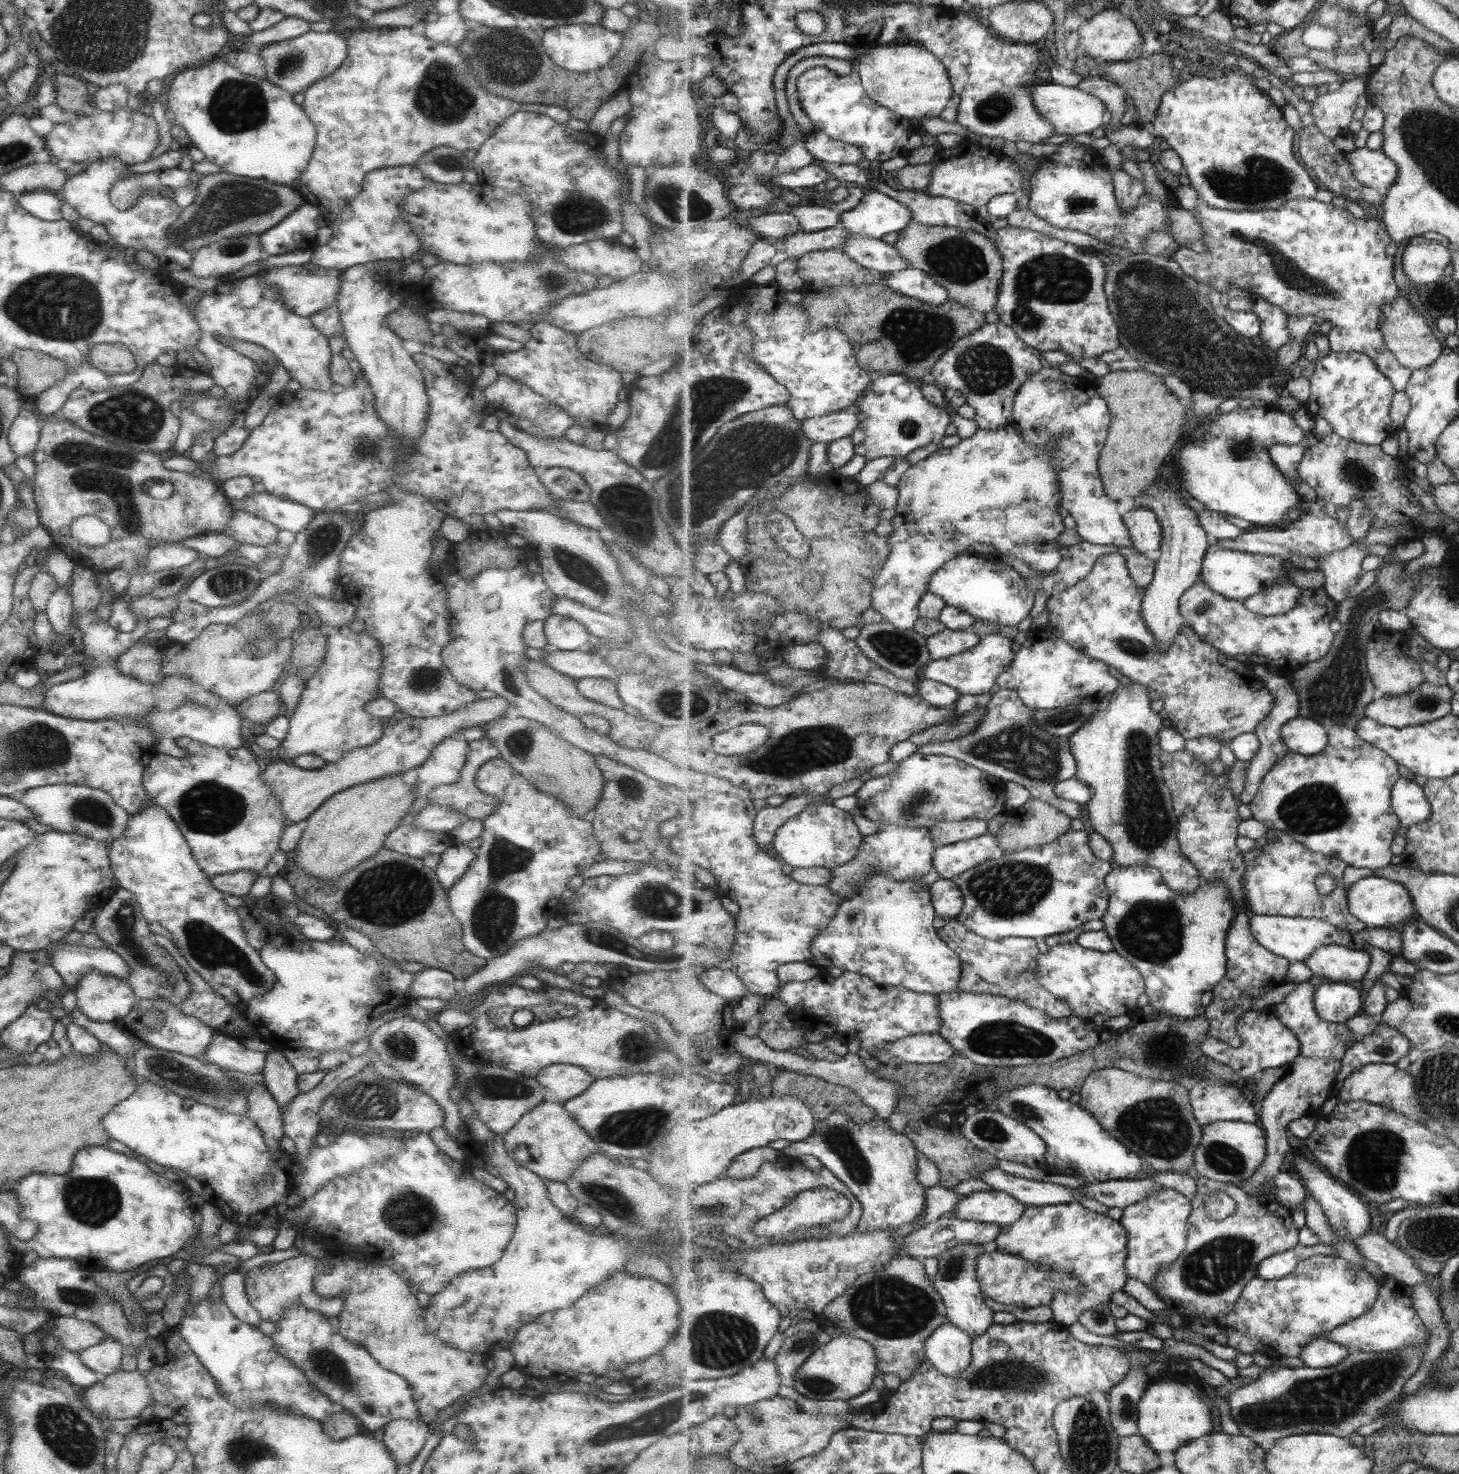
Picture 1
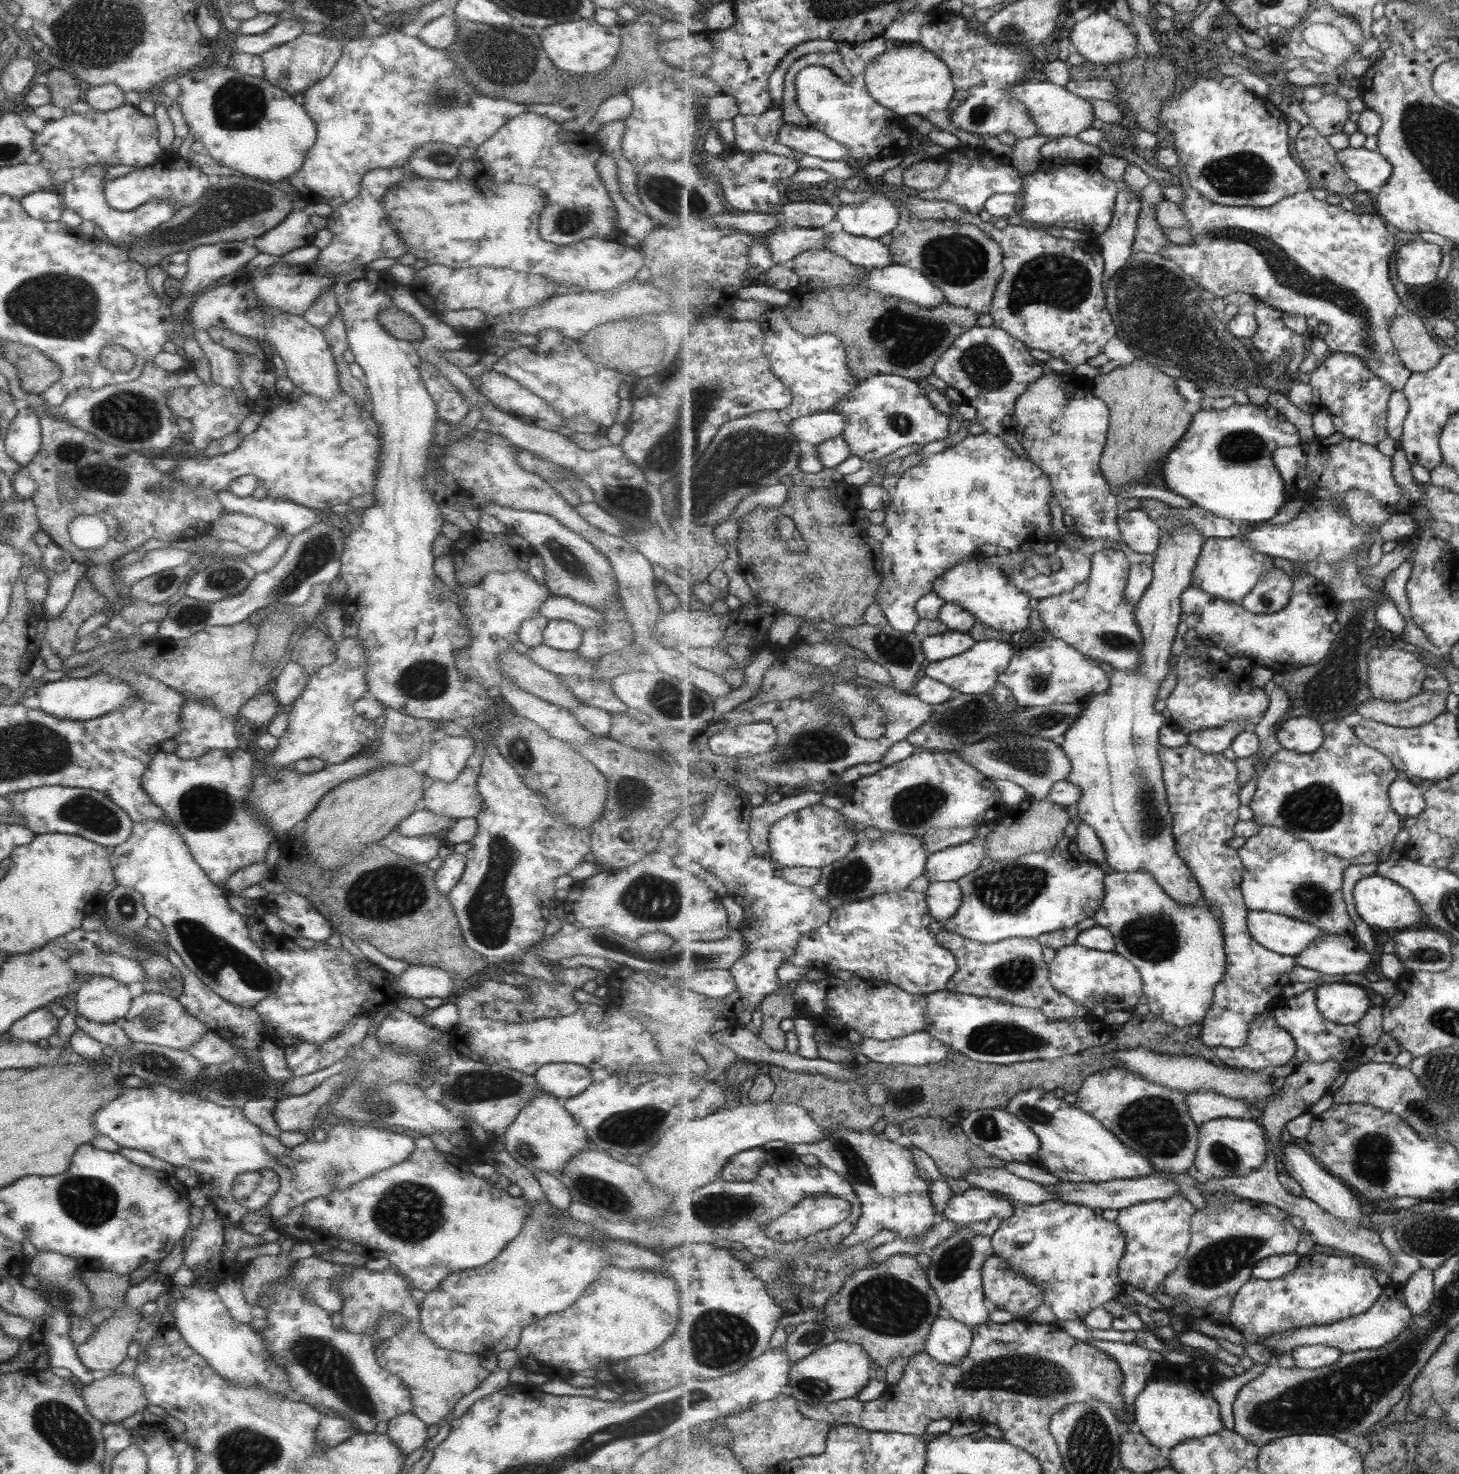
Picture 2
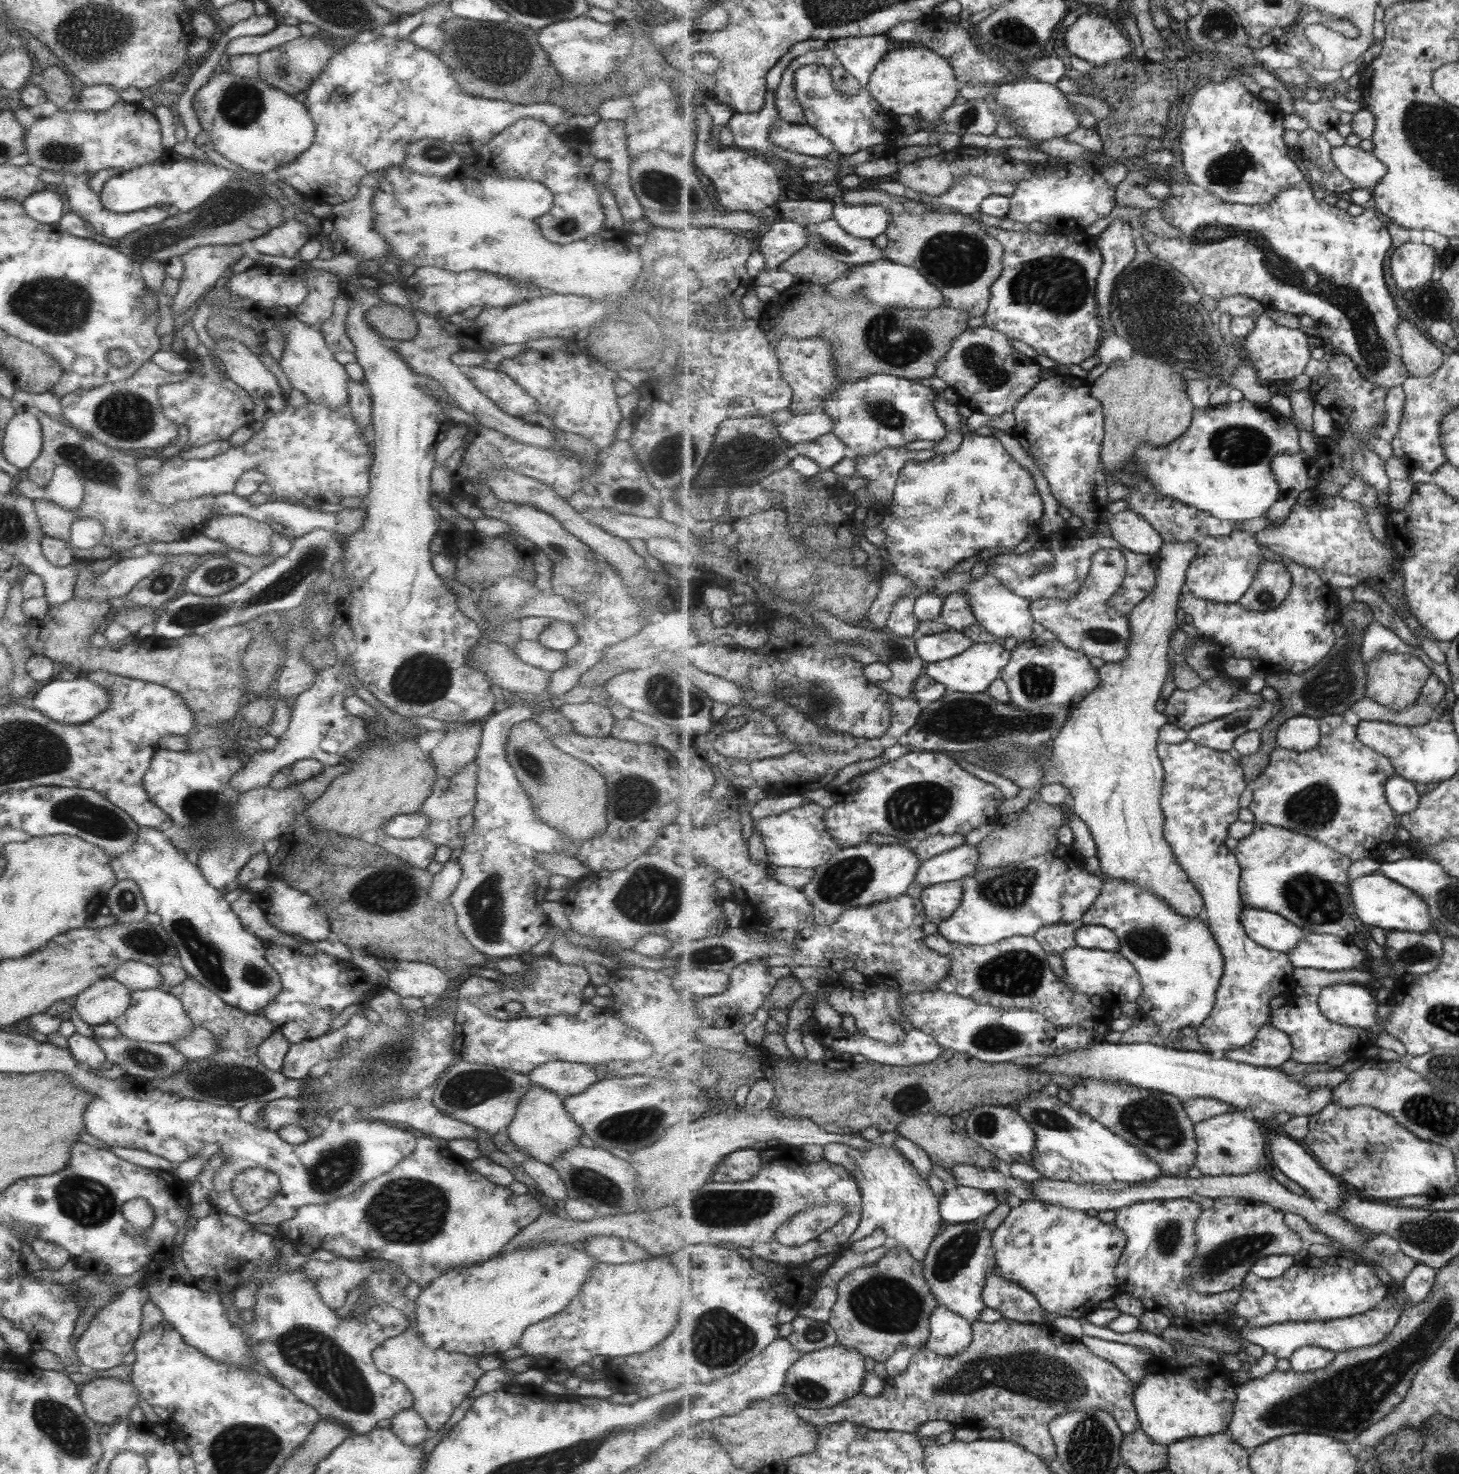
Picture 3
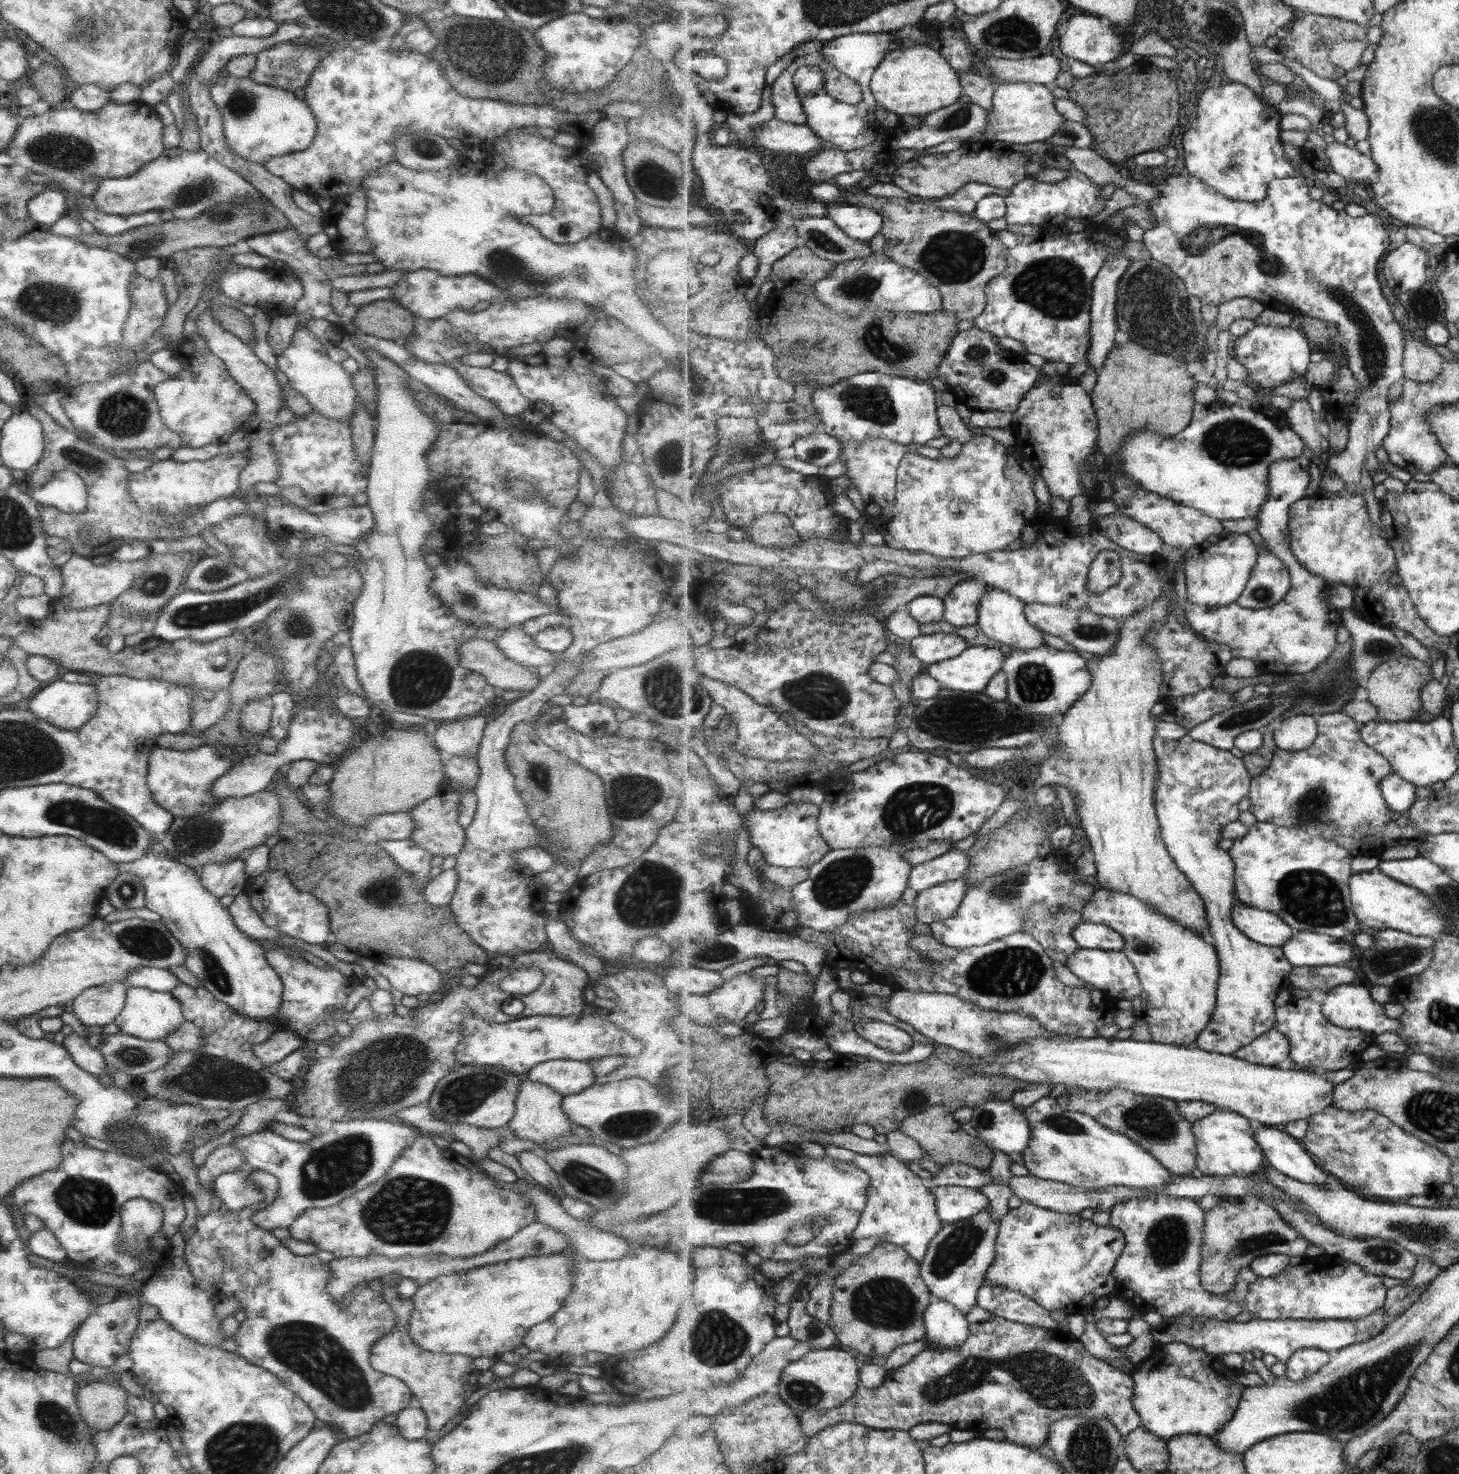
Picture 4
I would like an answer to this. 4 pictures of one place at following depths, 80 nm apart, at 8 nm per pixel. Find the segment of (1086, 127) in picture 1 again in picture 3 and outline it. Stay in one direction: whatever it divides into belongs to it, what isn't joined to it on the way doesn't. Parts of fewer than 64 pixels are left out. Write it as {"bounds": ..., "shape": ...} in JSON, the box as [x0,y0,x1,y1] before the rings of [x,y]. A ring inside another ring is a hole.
{"bounds":[996,79,1081,142],"shape":[[[1022,79],[999,85],[996,90],[998,103],[1012,112],[1012,120],[1015,122],[1013,128],[1019,137],[1045,142],[1051,138],[1065,137],[1081,128],[1077,116],[1069,107],[1065,92],[1055,84]]]}

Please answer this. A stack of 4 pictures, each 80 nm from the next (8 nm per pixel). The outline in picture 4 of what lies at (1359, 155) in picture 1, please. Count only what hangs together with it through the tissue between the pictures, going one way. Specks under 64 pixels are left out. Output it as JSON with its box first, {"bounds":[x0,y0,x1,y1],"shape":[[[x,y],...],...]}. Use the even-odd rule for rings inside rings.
{"bounds":[1326,141,1378,183],"shape":[[[1333,141],[1326,148],[1327,156],[1337,174],[1355,183],[1373,183],[1378,178],[1378,164],[1368,155],[1361,154],[1355,147]]]}

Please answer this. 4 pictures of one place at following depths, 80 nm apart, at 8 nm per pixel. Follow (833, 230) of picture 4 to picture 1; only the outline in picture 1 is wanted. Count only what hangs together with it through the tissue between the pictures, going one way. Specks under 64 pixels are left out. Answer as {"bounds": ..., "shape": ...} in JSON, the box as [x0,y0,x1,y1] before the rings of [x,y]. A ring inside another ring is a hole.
{"bounds":[841,237,910,274],"shape":[[[849,237],[842,244],[841,249],[846,252],[849,258],[858,262],[861,266],[884,274],[910,267],[907,259],[899,254],[894,245],[881,239]]]}

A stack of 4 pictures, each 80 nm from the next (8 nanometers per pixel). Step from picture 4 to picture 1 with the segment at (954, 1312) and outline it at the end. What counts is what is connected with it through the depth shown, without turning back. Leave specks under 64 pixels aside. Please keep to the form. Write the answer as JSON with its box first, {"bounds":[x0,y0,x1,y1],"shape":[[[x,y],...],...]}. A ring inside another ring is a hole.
{"bounds":[926,1321,974,1377],"shape":[[[950,1321],[935,1329],[926,1341],[926,1356],[947,1376],[960,1377],[972,1361],[974,1338]]]}

